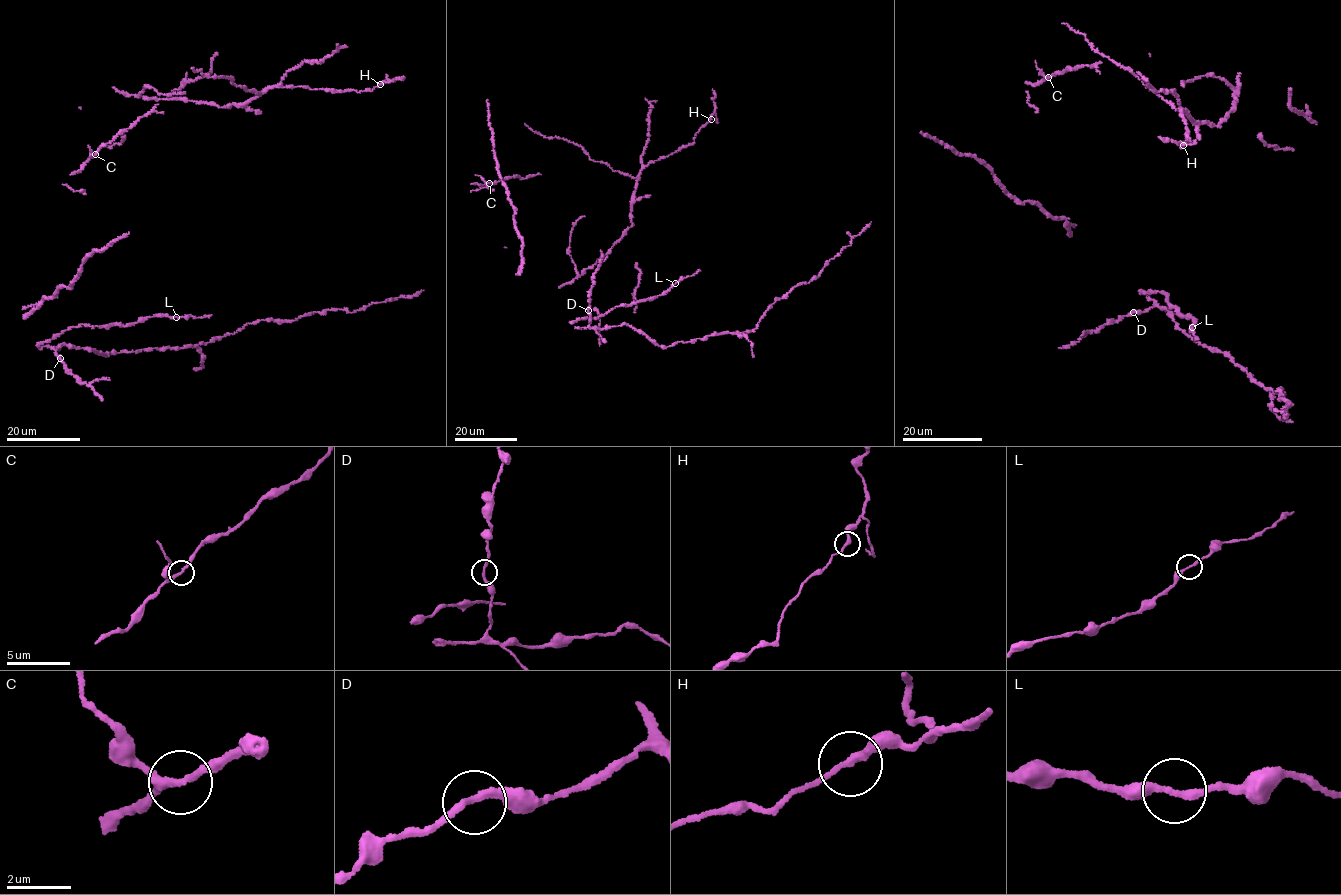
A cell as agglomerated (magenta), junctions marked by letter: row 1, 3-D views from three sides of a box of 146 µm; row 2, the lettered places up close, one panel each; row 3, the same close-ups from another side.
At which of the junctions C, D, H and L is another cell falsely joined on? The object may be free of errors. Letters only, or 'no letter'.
no letter

